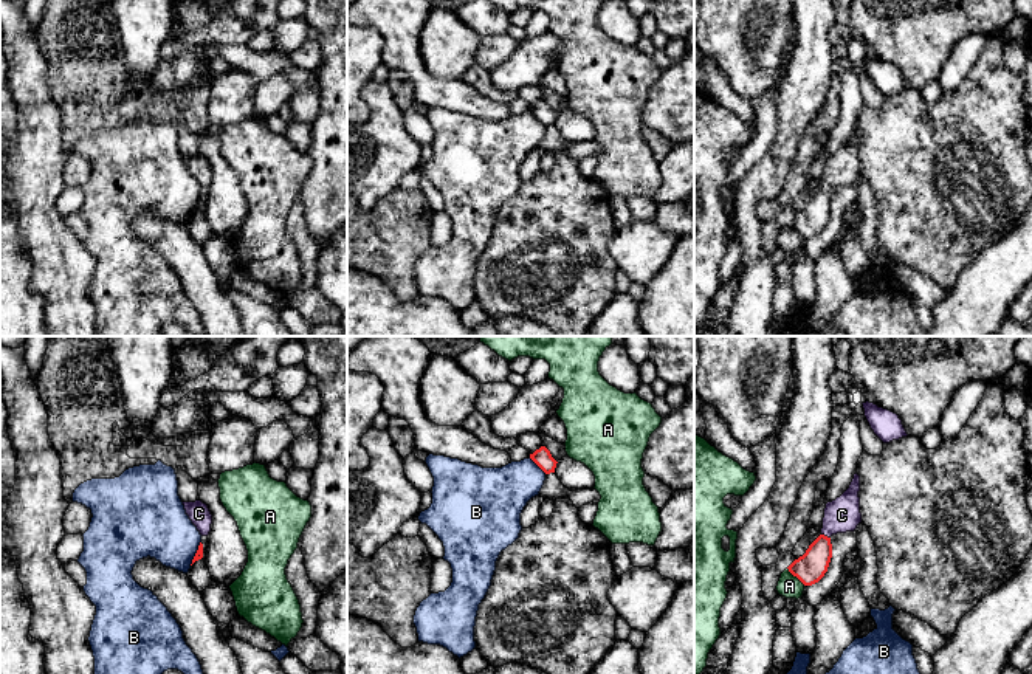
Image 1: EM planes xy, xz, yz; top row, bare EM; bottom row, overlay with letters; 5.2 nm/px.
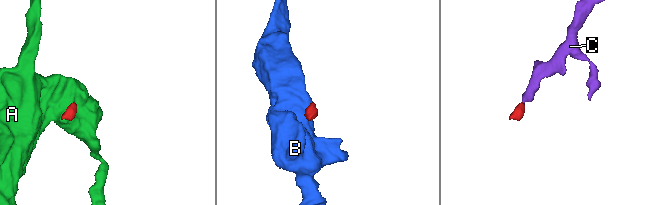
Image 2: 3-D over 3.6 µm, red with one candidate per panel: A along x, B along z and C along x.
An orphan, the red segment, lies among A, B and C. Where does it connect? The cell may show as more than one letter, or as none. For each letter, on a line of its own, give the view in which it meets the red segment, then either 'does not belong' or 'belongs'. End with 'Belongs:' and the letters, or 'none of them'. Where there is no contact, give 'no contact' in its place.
A: contact in yz; does not belong
B: contact in xz; does not belong
C: contact in yz; belongs
Belongs: C

